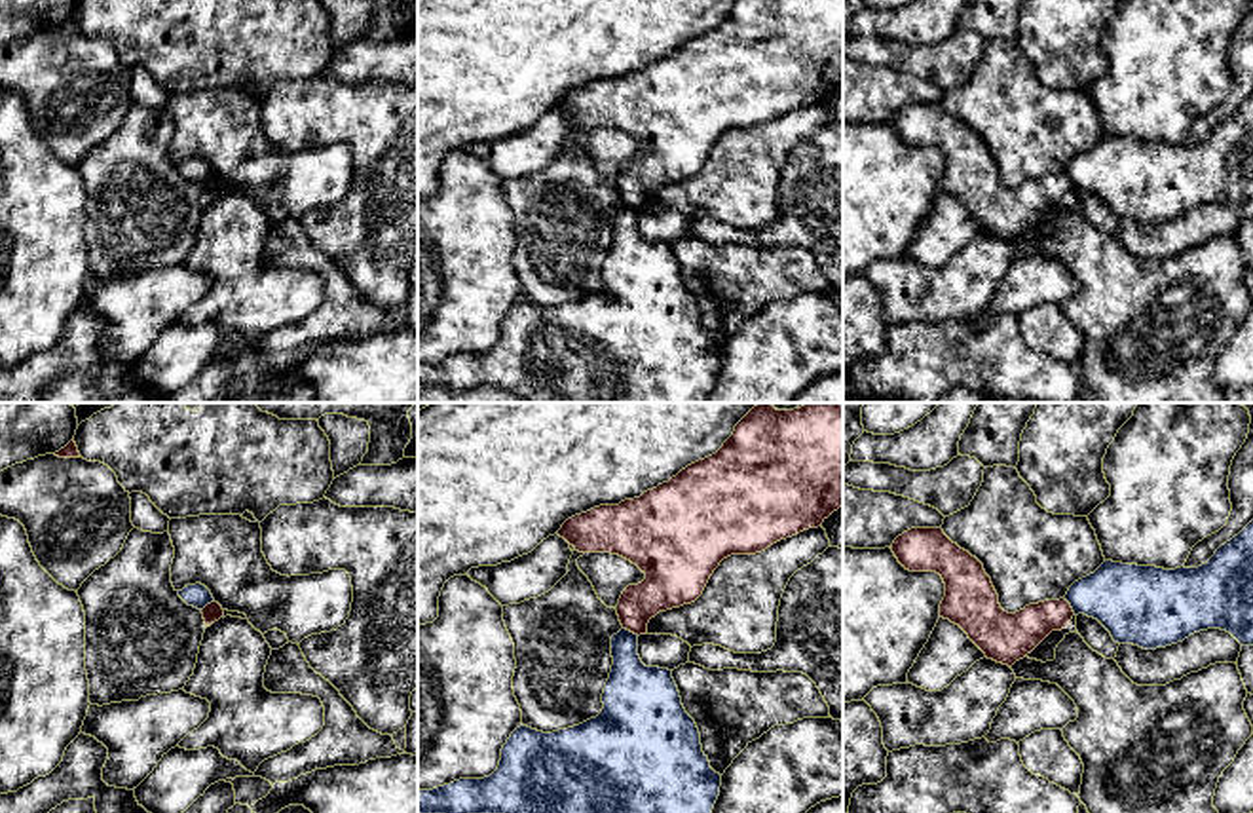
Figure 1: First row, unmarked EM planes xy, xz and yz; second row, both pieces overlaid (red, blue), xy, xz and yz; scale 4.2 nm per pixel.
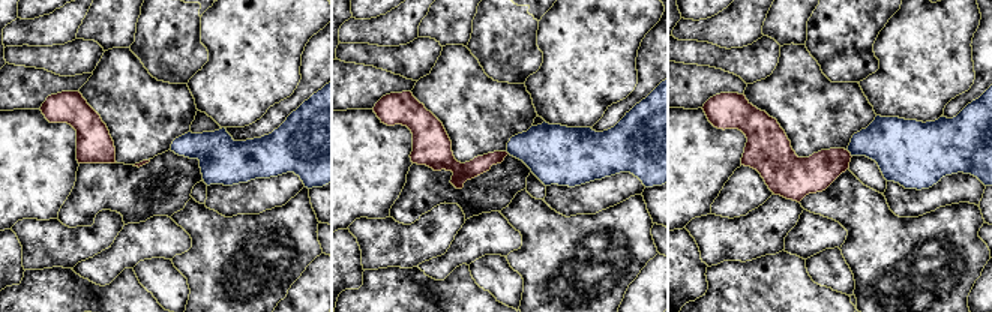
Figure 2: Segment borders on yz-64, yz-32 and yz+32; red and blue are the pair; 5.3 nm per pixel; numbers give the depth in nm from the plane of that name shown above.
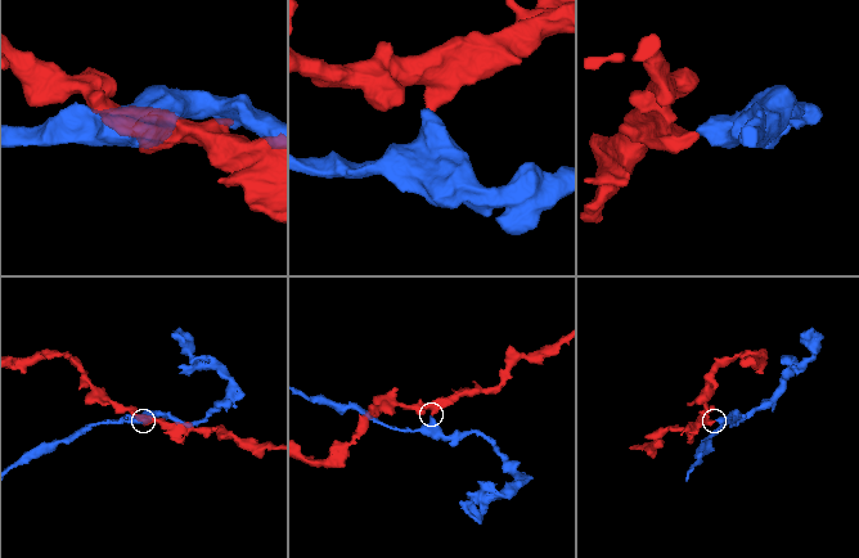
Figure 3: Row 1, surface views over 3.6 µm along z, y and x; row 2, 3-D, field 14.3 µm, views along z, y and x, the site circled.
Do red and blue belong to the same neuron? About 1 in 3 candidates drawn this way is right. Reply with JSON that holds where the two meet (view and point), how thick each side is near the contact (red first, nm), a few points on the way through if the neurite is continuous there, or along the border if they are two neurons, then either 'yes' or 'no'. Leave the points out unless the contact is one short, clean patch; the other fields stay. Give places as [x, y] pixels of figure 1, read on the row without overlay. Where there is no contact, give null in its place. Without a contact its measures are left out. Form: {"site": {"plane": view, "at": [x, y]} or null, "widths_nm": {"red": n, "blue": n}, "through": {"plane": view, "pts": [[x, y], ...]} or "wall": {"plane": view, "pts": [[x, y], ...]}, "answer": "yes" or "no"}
{"site": {"plane": "yz", "at": [1069, 181]}, "widths_nm": {"red": 180, "blue": 300}, "wall": {"plane": "yz", "pts": [[1064, 173], [1075, 189]]}, "answer": "no"}

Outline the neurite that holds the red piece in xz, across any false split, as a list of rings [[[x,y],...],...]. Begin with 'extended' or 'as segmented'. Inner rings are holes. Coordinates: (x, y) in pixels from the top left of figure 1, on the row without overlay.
as segmented; [[[735,0],[716,28],[640,72],[568,93],[558,110],[579,127],[619,129],[645,148],[617,179],[623,203],[640,211],[659,186],[695,177],[723,133],[818,103],[841,80],[843,0]]]

